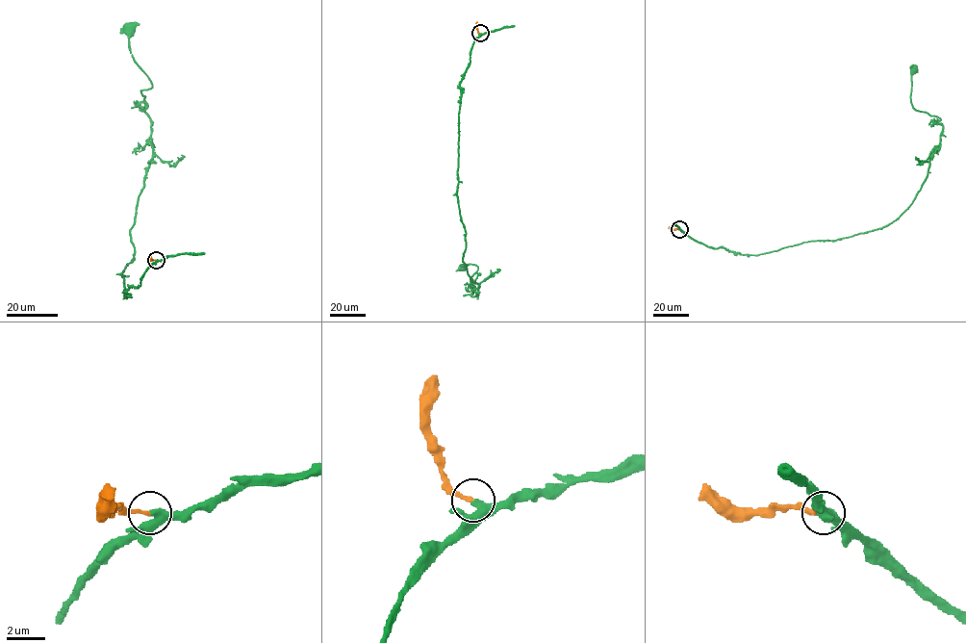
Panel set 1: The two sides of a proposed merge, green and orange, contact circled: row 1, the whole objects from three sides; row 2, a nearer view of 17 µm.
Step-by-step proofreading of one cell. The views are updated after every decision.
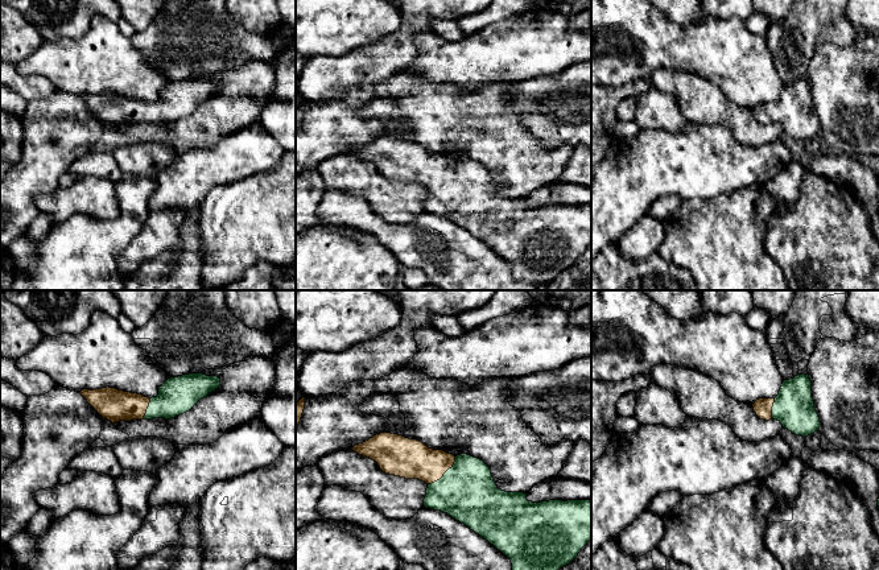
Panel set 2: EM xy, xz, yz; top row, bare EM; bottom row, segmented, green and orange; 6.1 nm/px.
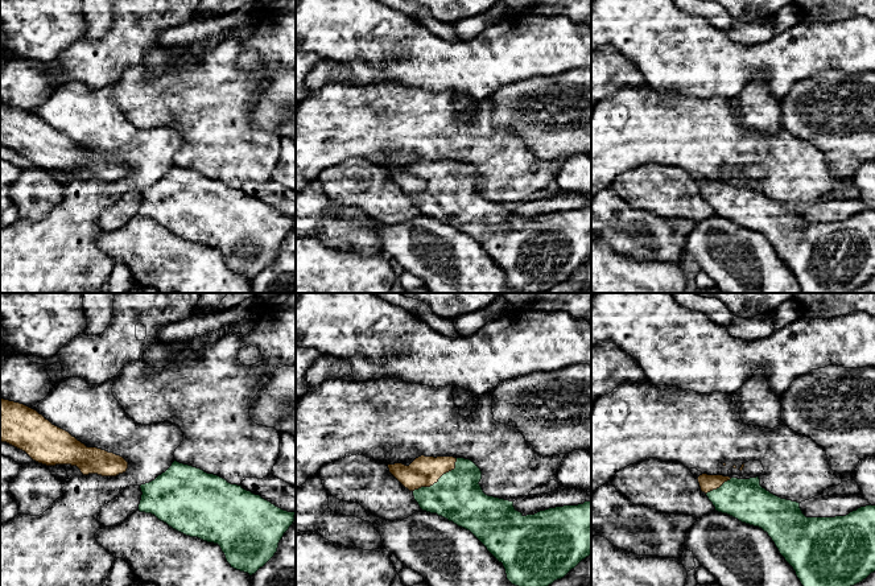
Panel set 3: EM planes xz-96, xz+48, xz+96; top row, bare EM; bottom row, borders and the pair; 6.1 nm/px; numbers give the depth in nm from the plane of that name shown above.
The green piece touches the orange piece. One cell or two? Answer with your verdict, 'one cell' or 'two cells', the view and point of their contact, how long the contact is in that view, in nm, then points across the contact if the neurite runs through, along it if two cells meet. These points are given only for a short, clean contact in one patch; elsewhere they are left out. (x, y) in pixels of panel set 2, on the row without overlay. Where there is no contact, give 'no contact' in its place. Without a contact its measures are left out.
one cell | xz (444, 178) | 240 nm | across xz (467, 197), (444, 178), (436, 172), (407, 162)

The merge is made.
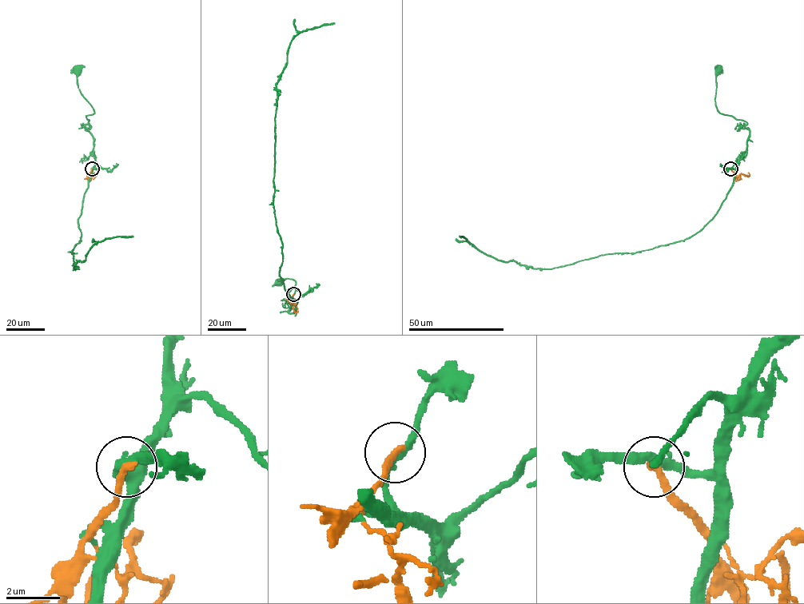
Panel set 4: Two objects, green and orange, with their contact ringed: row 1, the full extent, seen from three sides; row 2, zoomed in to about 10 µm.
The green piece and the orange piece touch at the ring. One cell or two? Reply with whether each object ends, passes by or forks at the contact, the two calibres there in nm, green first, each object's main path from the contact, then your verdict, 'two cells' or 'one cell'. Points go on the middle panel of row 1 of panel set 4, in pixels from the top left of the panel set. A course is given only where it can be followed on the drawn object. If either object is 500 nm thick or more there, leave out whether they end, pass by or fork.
green passes by | orange ends | 280/280 nm | green via (293, 295), (296, 307), (295, 311), (290, 313), (287, 294), (296, 283), (289, 278), (279, 280), (280, 282) | orange via (293, 294), (288, 301), (293, 303), (294, 311), (298, 310) | two cells

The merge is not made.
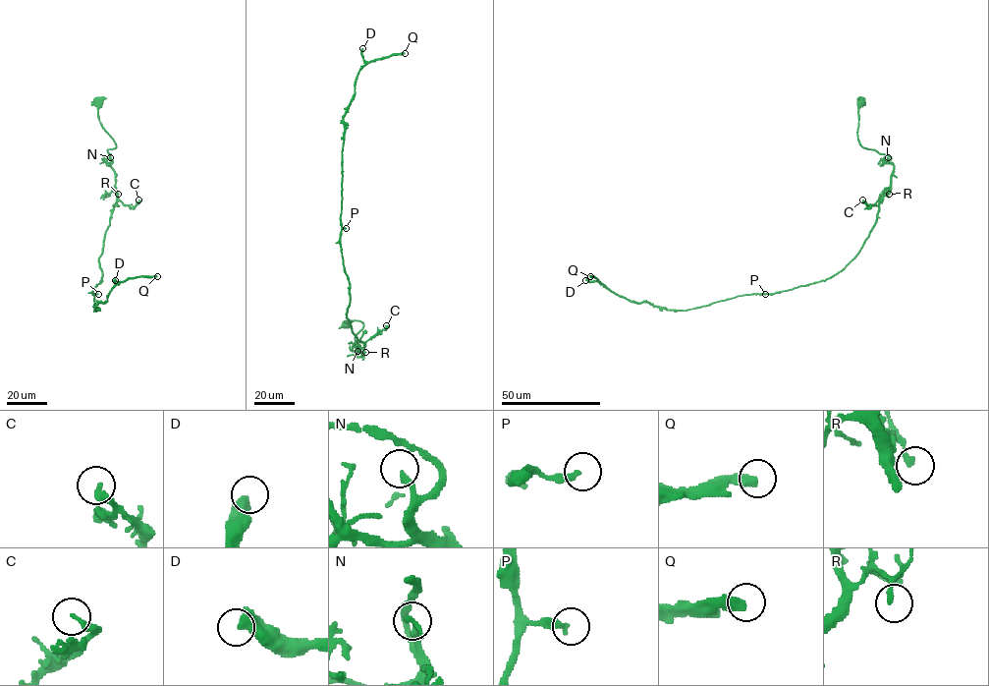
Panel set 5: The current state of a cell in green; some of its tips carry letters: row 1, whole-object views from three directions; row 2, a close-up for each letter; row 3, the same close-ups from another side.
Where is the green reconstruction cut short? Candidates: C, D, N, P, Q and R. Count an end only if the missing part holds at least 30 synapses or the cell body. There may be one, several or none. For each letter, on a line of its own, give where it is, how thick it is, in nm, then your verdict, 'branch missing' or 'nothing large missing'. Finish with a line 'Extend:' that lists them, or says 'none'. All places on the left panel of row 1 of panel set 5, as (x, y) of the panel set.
C: (138, 200) | 180 nm | nothing large missing
D: (115, 280) | 550 nm | nothing large missing
N: (110, 157) | 220 nm | branch missing
P: (98, 294) | 260 nm | nothing large missing
Q: (157, 276) | 400 nm | branch missing
R: (118, 194) | 130 nm | nothing large missing
Extend: N, Q

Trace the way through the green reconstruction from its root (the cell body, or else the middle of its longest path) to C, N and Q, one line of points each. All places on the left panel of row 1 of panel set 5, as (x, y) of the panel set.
C: (99, 101), (98, 120), (116, 146), (107, 149), (116, 199), (133, 208), (138, 200)
N: (99, 101), (98, 120), (116, 146), (107, 149), (110, 157)
Q: (99, 101), (98, 120), (116, 146), (107, 149), (116, 202), (93, 309), (116, 284), (157, 276)

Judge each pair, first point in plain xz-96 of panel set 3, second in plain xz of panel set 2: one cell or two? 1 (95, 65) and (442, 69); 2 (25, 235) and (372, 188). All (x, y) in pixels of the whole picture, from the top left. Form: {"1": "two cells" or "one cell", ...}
{"1": "two cells", "2": "two cells"}

